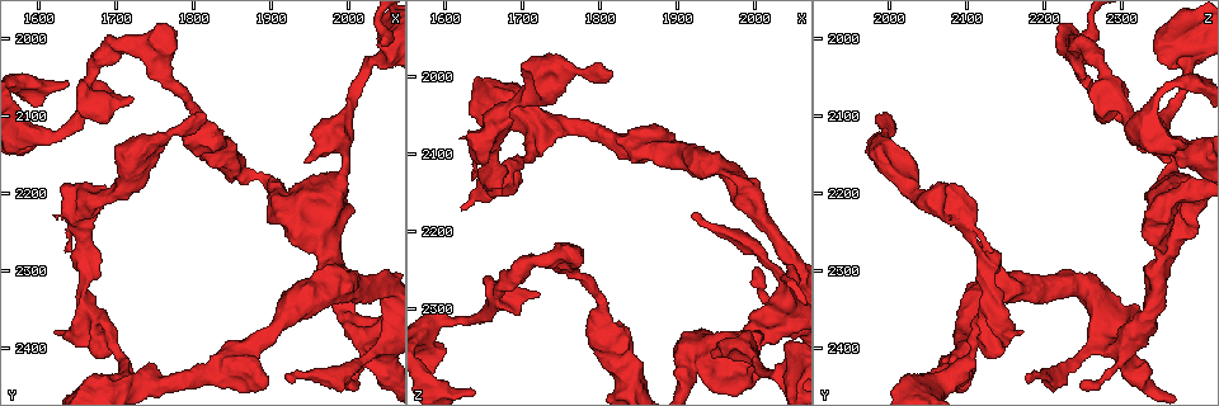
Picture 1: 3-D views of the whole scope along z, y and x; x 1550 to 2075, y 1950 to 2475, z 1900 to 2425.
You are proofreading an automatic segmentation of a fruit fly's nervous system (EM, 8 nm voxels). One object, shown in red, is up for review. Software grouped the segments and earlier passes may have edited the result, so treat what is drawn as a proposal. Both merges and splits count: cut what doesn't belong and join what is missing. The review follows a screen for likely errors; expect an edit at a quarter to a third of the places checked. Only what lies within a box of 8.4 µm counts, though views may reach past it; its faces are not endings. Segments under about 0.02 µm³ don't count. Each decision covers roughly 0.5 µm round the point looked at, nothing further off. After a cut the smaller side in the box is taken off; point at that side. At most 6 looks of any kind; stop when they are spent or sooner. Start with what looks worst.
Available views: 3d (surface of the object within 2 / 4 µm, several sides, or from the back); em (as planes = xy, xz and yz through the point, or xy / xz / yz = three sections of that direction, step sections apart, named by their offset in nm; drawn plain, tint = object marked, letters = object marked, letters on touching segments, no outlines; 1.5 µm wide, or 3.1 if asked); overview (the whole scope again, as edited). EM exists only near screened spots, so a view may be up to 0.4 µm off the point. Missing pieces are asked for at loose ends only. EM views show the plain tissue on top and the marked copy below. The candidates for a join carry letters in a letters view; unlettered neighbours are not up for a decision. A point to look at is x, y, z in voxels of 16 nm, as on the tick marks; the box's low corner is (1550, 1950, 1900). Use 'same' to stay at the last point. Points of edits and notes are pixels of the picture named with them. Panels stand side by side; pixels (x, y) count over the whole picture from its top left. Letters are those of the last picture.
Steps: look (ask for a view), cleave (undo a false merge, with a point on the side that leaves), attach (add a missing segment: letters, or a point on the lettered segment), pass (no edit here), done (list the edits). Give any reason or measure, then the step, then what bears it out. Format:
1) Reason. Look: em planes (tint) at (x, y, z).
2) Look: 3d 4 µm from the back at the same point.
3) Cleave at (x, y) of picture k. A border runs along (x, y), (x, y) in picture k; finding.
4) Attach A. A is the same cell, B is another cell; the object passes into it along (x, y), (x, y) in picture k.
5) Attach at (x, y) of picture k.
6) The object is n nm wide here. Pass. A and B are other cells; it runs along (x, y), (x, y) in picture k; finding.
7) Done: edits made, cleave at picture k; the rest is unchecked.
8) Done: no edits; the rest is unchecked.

Sudden change in width. Look: 3d 4 µm at (1910, 2215, 2360).

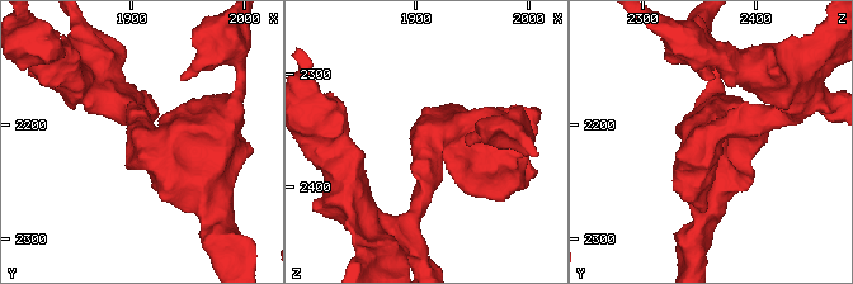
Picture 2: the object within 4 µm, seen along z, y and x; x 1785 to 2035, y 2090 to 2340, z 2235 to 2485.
The arms are 300, 480 nm wide; now the EM. Look: em 3.1 µm planes (tint) at (1910, 2212, 2356).

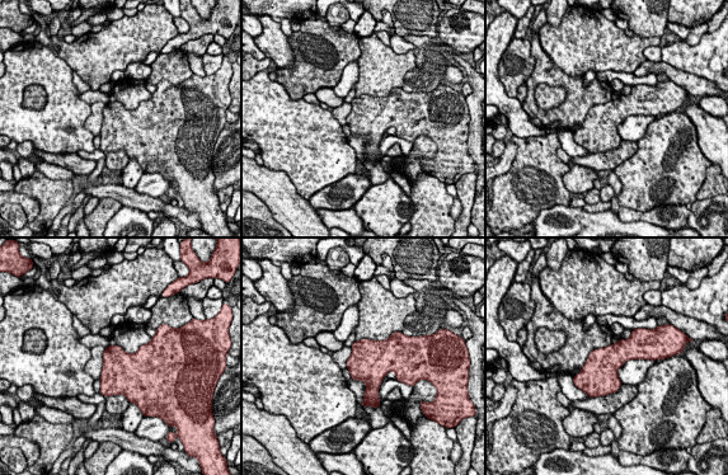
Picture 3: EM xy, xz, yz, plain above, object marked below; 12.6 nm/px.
What lies round it. Look: em 3.1 µm planes (letters) at the same point.

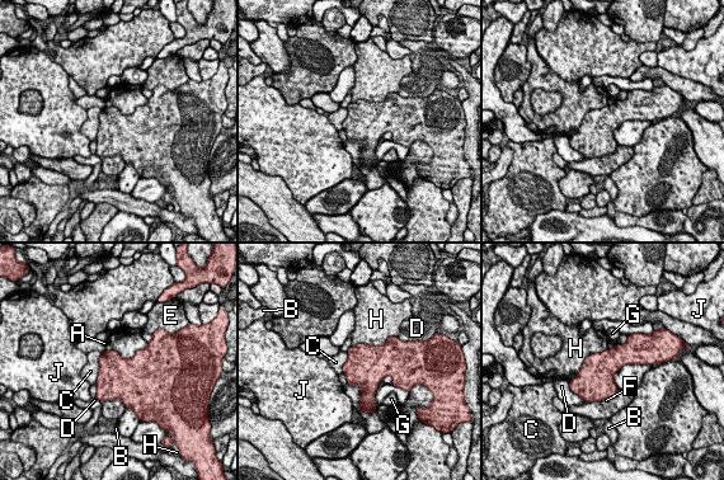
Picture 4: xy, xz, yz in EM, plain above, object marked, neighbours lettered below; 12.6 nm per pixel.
Pass. A, B, C, D, E, F, G, H and J are other cells; a border runs along (393, 335), (377, 346), (351, 347) in picture 4; one cell here.

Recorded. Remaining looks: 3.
A narrow waist. Look: em planes (tint) at (1775, 2120, 1990).

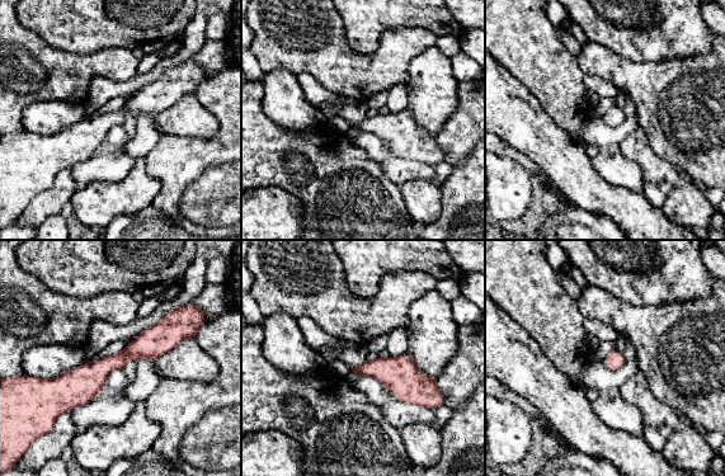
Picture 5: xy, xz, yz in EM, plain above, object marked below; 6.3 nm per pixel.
See the neighbours. Look: em planes (letters) at the same point.

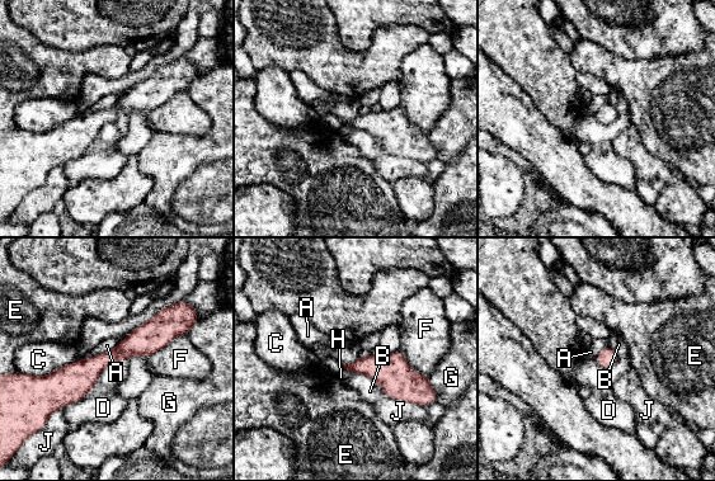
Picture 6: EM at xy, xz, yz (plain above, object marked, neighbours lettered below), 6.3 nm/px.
Pass. A, B, C, D, E, F, G, H and J are other cells; it runs along (179, 330), (65, 386), (38, 386) in picture 6; continuous, no second cell.

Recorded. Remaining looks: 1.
Thick turns thin. Look: em planes (letters) at (1800, 2105, 2300).

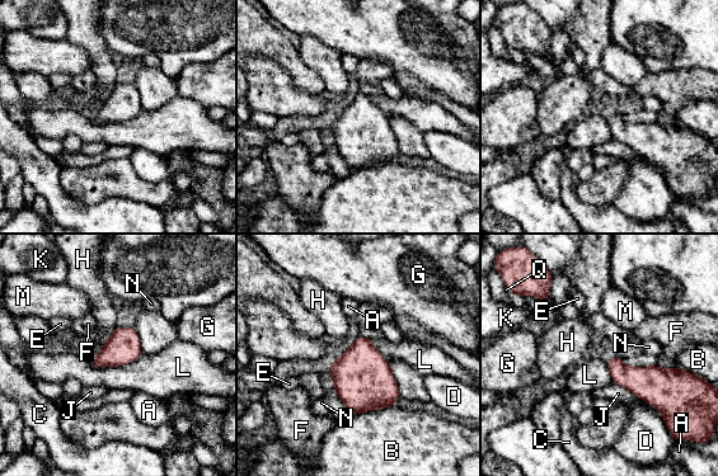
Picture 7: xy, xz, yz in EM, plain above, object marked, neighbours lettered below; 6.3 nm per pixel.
The object is 220 nm wide here; the longest contact is with J, 380 nm. Pass. A, B, C, D, E, F, G, H, J, K, L, M, N and Q are other cells; one cell here.

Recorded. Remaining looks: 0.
Done: no edits; the rest is unchecked.

